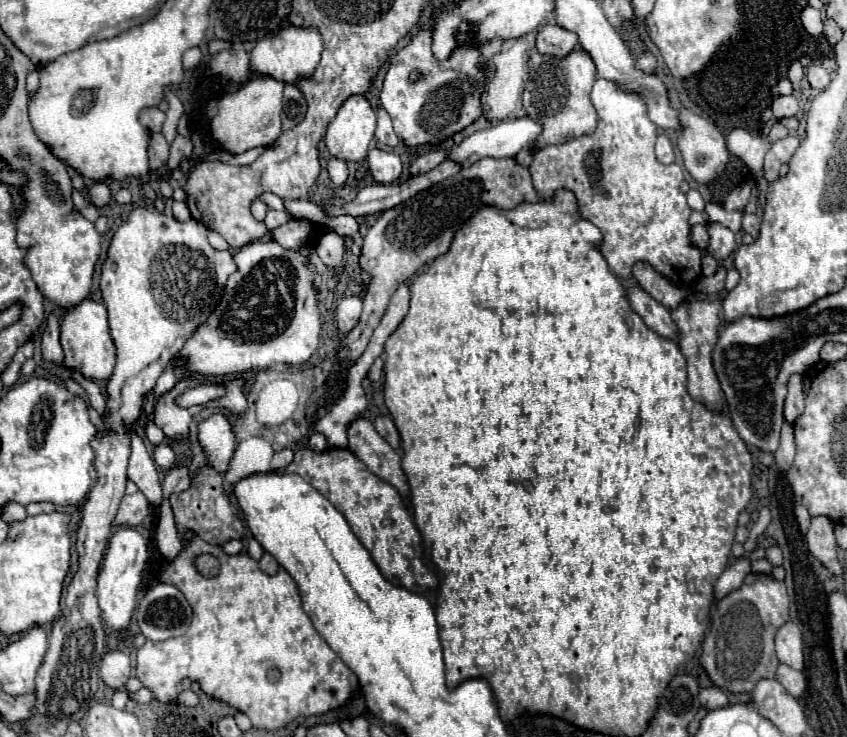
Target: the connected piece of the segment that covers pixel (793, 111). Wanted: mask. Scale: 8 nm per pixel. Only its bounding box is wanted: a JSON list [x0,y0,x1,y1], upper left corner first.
[772,96,798,120]

